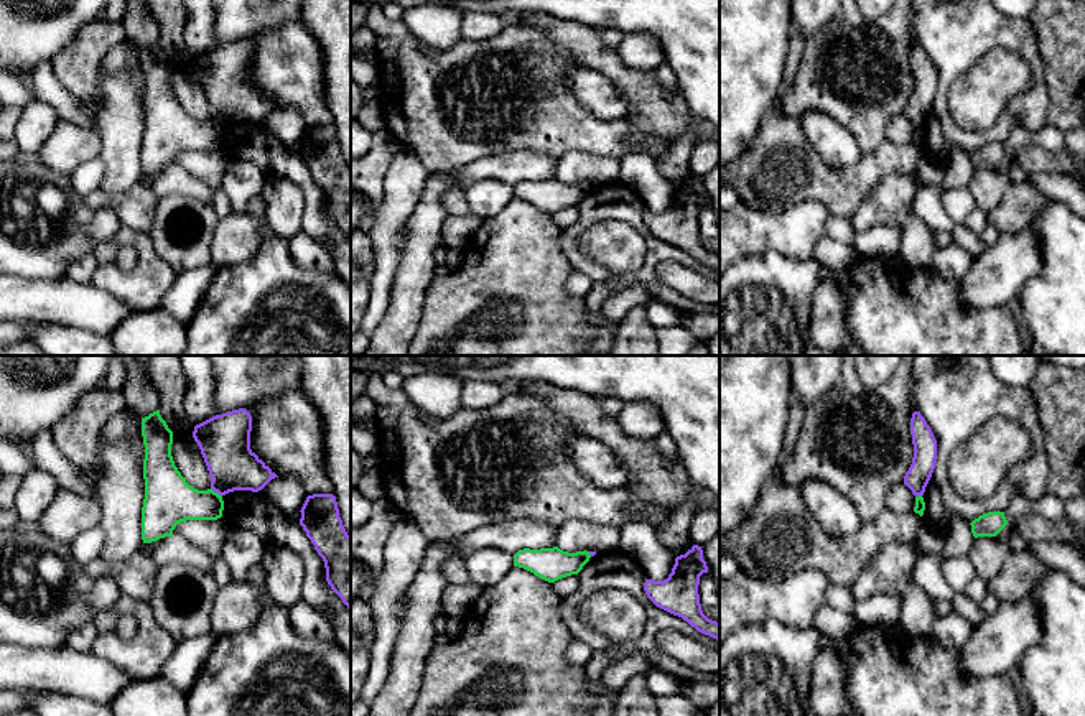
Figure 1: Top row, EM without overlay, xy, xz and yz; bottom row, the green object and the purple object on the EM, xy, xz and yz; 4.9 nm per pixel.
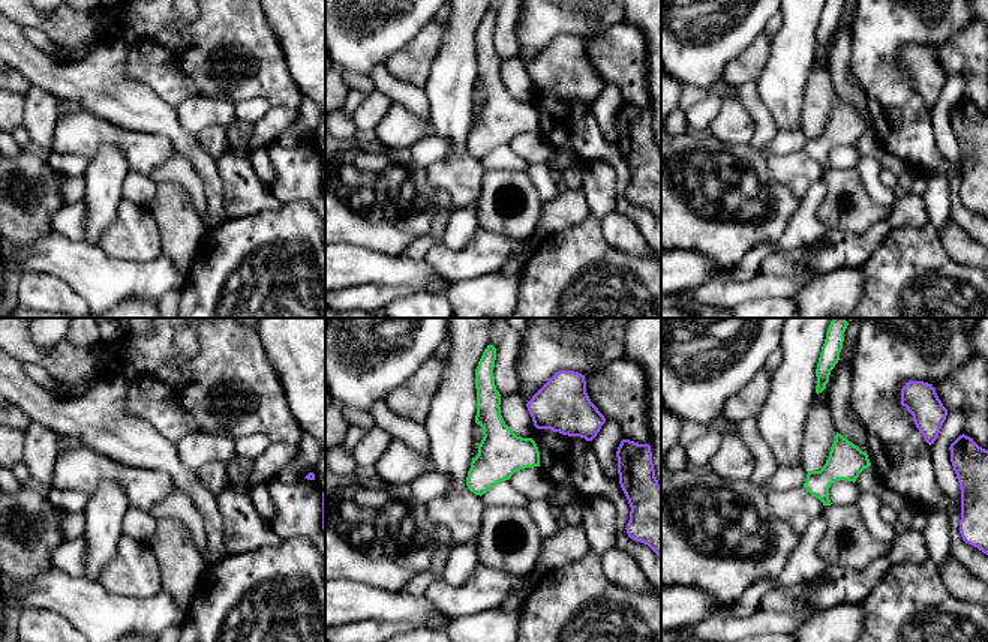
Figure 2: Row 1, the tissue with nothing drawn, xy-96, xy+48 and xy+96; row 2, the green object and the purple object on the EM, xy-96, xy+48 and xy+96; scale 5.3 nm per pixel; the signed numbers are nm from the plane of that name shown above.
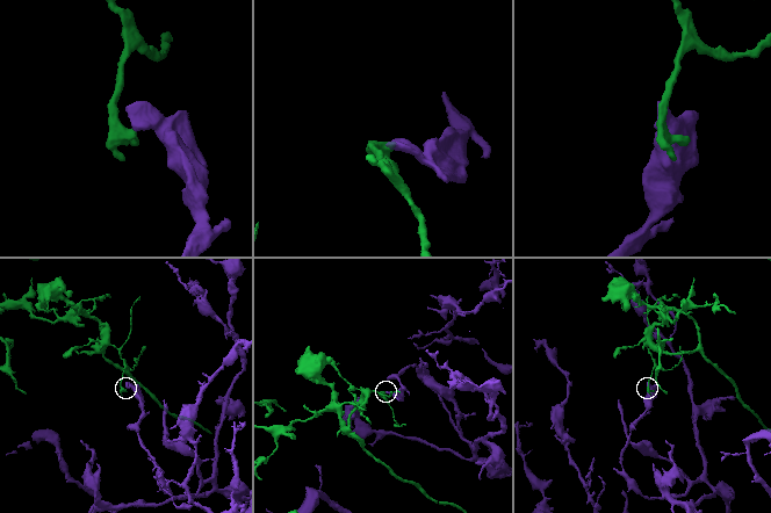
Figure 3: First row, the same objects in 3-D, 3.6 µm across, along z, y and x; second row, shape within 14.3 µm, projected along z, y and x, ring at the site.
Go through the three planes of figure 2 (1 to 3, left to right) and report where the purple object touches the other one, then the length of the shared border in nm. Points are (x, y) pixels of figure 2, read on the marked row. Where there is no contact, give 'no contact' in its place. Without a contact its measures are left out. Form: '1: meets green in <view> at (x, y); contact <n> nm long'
1: no contact
2: no contact
3: no contact

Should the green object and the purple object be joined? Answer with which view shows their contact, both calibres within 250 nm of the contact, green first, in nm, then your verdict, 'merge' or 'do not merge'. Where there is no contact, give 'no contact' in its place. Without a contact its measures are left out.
xy | 240/240 nm | do not merge

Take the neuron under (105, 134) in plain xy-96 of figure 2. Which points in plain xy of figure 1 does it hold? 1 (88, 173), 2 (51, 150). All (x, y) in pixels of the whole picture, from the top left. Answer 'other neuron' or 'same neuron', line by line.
1: other neuron
2: same neuron

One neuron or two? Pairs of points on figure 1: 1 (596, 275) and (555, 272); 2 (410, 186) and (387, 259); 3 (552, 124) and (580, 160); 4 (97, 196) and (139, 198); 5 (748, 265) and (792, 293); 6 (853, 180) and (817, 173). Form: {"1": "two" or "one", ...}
{"1": "two", "2": "one", "3": "two", "4": "one", "5": "one", "6": "one"}

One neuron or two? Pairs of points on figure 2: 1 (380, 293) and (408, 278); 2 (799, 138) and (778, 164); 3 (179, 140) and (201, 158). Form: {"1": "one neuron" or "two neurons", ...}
{"1": "two neurons", "2": "two neurons", "3": "one neuron"}

